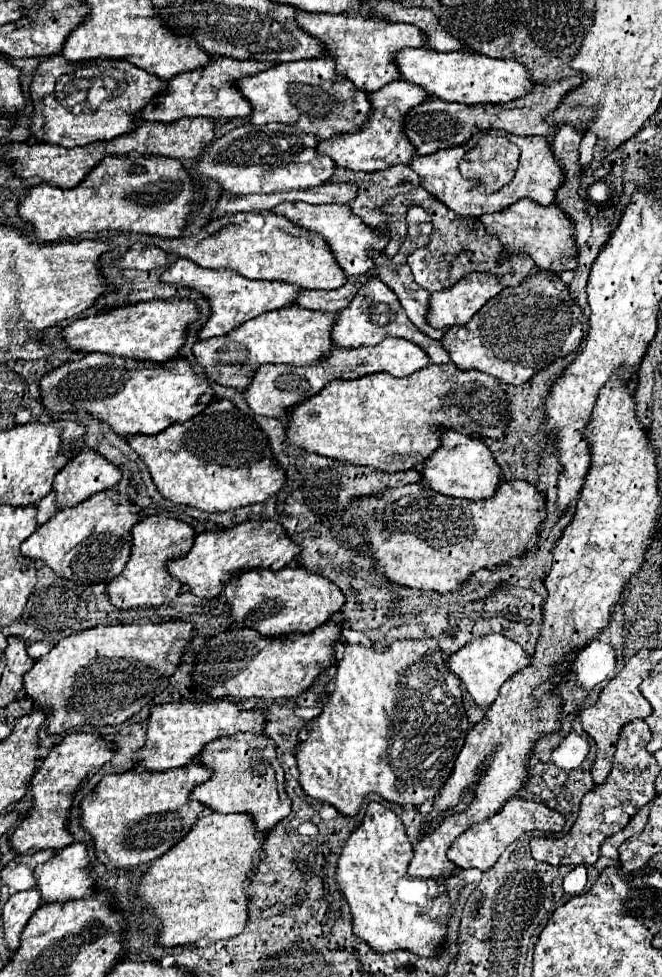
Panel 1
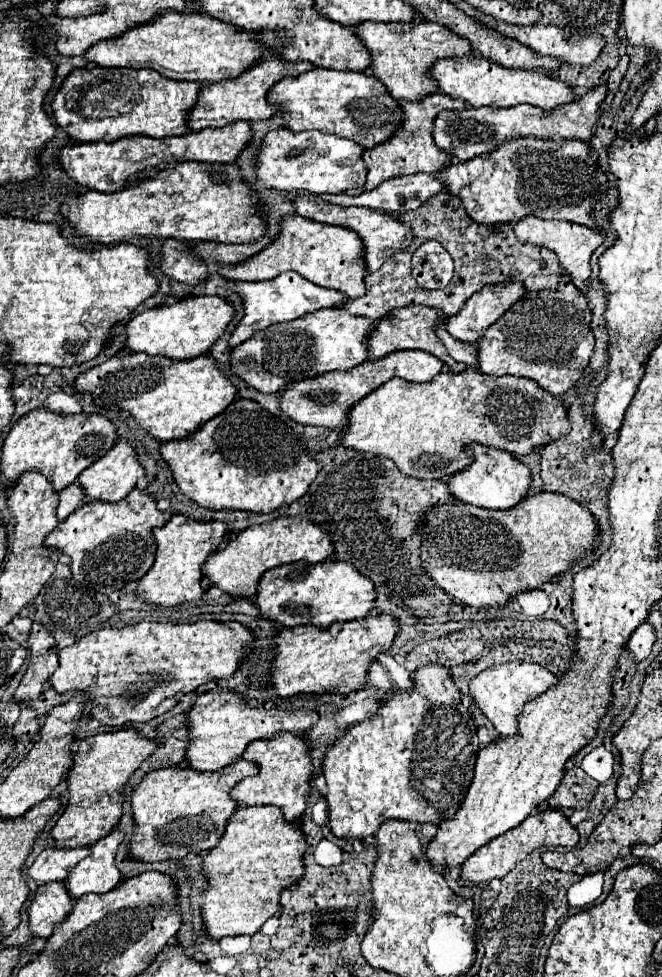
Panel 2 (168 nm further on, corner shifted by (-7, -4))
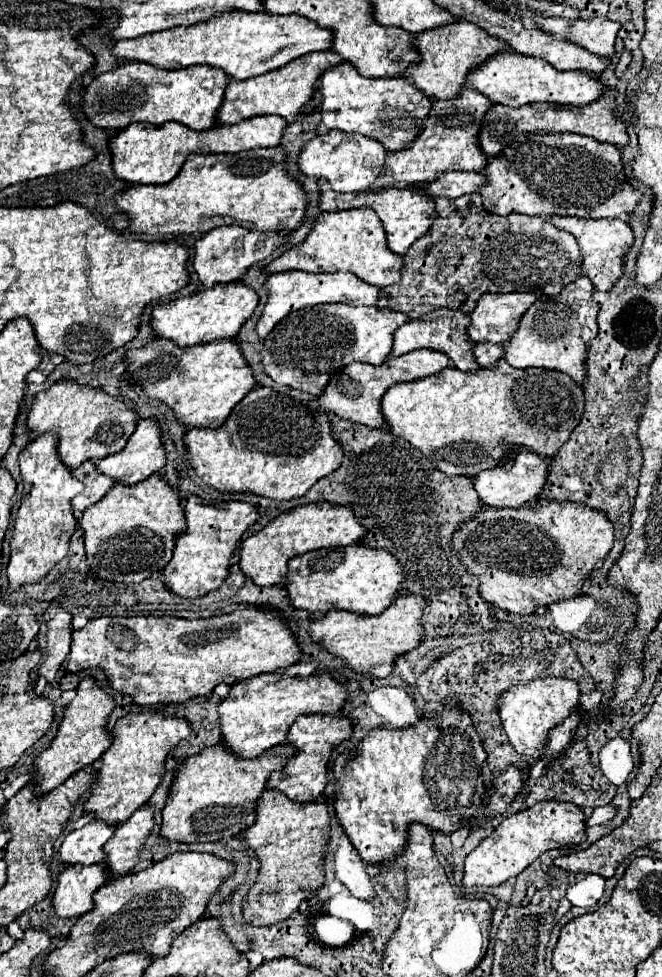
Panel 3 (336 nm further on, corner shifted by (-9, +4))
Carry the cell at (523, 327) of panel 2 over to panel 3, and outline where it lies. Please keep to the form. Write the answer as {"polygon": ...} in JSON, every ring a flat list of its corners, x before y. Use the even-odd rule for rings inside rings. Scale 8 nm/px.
{"polygon":[[581,276,573,284,565,286,557,298,541,298,521,318,521,328,505,348,505,360,515,368,549,368,569,374,577,384,583,384,587,376,585,358,589,342,597,336,597,312,599,304,593,300,593,284,587,276]]}

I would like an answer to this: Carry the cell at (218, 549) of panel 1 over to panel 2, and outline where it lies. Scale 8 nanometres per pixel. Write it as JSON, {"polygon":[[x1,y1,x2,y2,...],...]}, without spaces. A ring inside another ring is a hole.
{"polygon":[[277,518,267,524,255,524,241,530,235,540,231,538,223,548,211,552,203,564,203,576,221,592,233,598,249,598,257,592,259,576,275,566,291,562,317,564,331,558,333,544,327,530,319,528,307,518]]}

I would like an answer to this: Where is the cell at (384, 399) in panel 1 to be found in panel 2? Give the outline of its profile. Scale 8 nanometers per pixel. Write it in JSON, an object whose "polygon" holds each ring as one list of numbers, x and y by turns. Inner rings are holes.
{"polygon":[[469,366,459,374,441,372,425,384,391,378,349,408,339,444,349,450,387,456,407,476,441,480,467,468,469,460,463,448,471,442,521,456,565,436,567,428,563,402,533,380,487,376]]}

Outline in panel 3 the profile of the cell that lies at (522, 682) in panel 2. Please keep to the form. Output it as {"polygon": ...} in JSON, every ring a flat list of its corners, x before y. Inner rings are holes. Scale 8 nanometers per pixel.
{"polygon":[[565,678,531,680,531,682,515,684,507,692,503,692,499,698,499,716,511,746,519,754,539,760,543,756,549,732,555,726,563,724,563,720,569,718,569,714,579,706,579,694,581,690,577,688,577,684]]}

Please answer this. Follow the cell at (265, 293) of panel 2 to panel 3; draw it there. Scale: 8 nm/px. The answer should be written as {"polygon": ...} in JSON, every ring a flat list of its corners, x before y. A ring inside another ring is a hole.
{"polygon":[[291,270,291,272,271,274,265,282,265,288,269,290,269,300,263,310,261,320,257,322,259,338,265,338,281,318,285,318,289,312,299,310,303,306,315,306,315,304,327,304,327,302,343,302,343,304,351,304,351,306,377,306,377,300,381,296,379,286,365,284,351,272,307,274,307,272]]}

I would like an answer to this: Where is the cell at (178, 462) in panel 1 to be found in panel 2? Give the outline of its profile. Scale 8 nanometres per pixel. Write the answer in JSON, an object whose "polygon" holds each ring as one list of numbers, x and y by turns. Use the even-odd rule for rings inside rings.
{"polygon":[[237,398,219,416,205,422,191,438,179,438,161,444,161,456,169,464,175,484,195,504,209,510,249,510,273,512,283,504,301,498,319,472,319,464,311,460,295,432,279,418,269,416,259,404]]}

